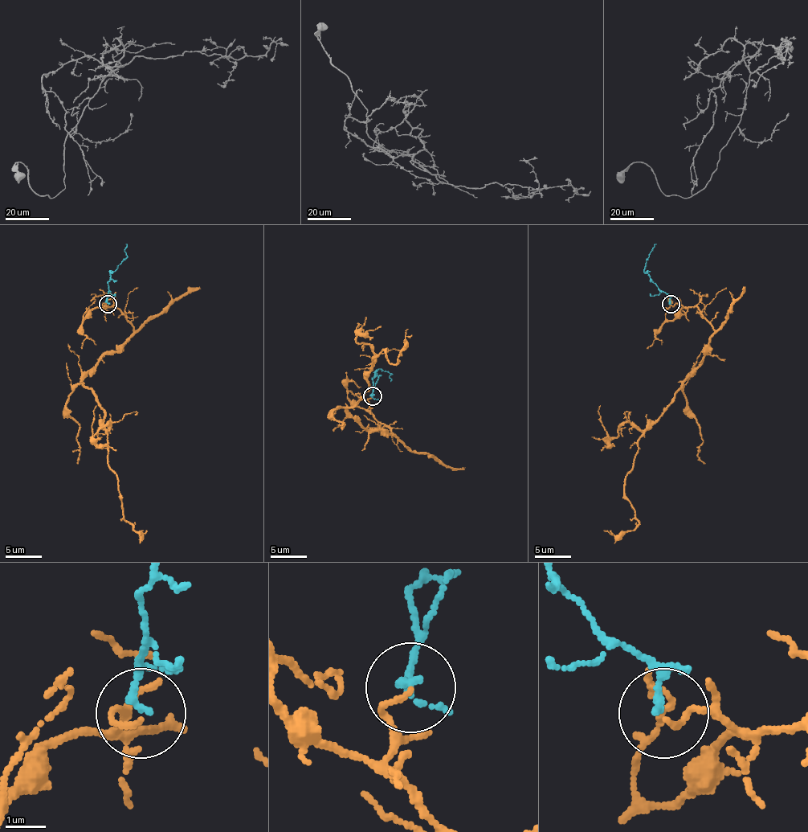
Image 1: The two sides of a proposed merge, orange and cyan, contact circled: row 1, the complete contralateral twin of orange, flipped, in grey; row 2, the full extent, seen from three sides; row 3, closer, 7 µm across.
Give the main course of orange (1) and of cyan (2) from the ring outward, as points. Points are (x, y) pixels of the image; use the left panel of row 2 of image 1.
1: (108, 305), (132, 332), (83, 385), (104, 412), (108, 465), (118, 479), (124, 517), (140, 535), (144, 530)
2: (108, 303), (108, 281), (127, 256), (125, 243)

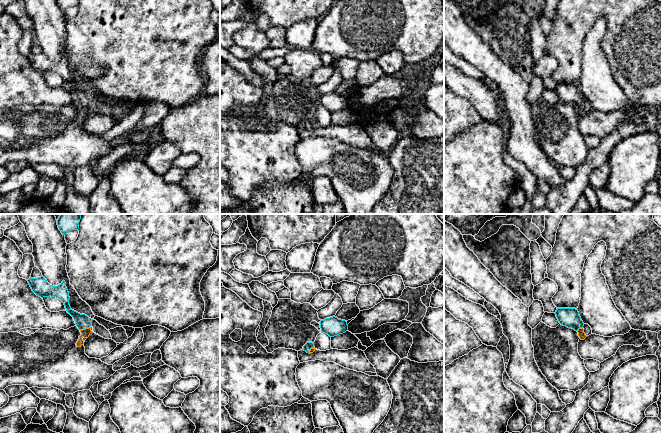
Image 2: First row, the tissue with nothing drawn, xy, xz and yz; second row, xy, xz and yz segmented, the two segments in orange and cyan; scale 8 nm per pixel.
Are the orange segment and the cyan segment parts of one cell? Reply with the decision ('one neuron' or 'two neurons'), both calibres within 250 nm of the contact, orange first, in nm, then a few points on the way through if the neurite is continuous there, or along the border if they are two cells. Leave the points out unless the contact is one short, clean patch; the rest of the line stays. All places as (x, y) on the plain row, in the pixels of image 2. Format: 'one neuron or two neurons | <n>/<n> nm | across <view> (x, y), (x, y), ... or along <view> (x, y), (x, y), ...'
one neuron | 70/120 nm | across xy (85, 109), (86, 104), (82, 97)

